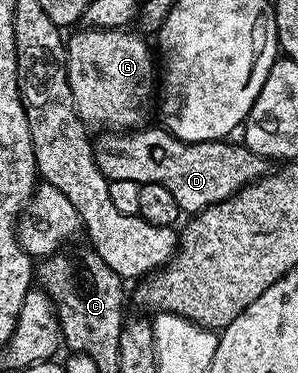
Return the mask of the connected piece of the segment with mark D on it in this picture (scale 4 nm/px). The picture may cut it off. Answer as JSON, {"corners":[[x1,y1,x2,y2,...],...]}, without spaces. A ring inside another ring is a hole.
{"corners":[[160,125,147,126,128,132,102,133,102,138,93,142,97,166,101,175,110,182,131,180,138,184,163,184,163,188,175,196,175,204,179,204,186,215,192,216,227,200,267,173,266,159,248,150,244,144,237,143,236,146,233,140,184,142]]}

